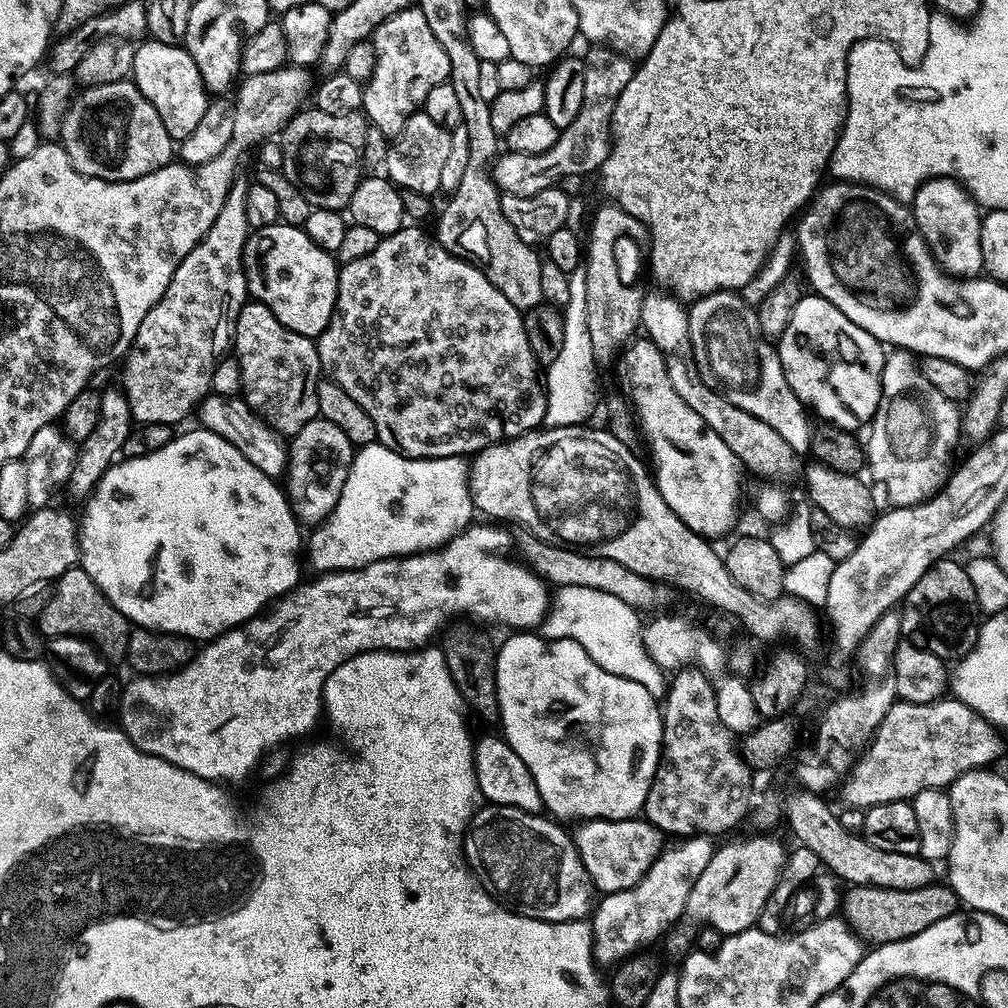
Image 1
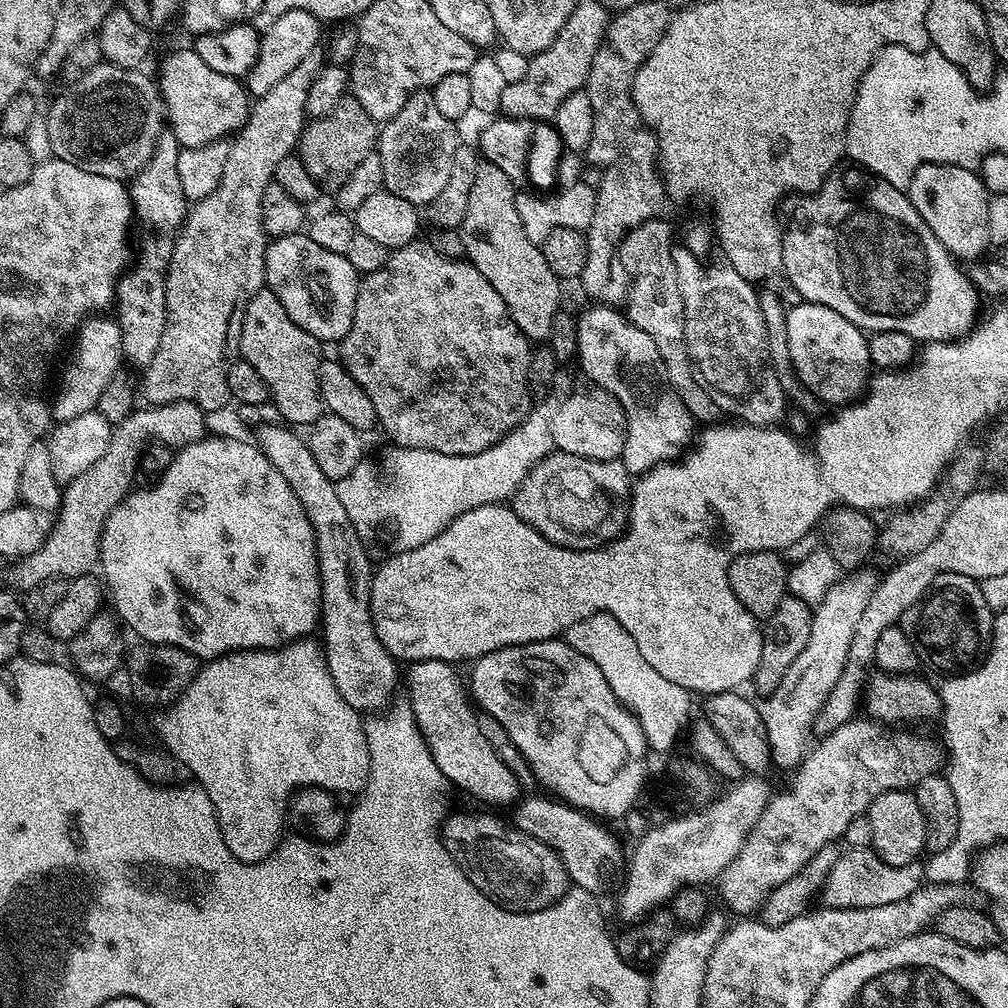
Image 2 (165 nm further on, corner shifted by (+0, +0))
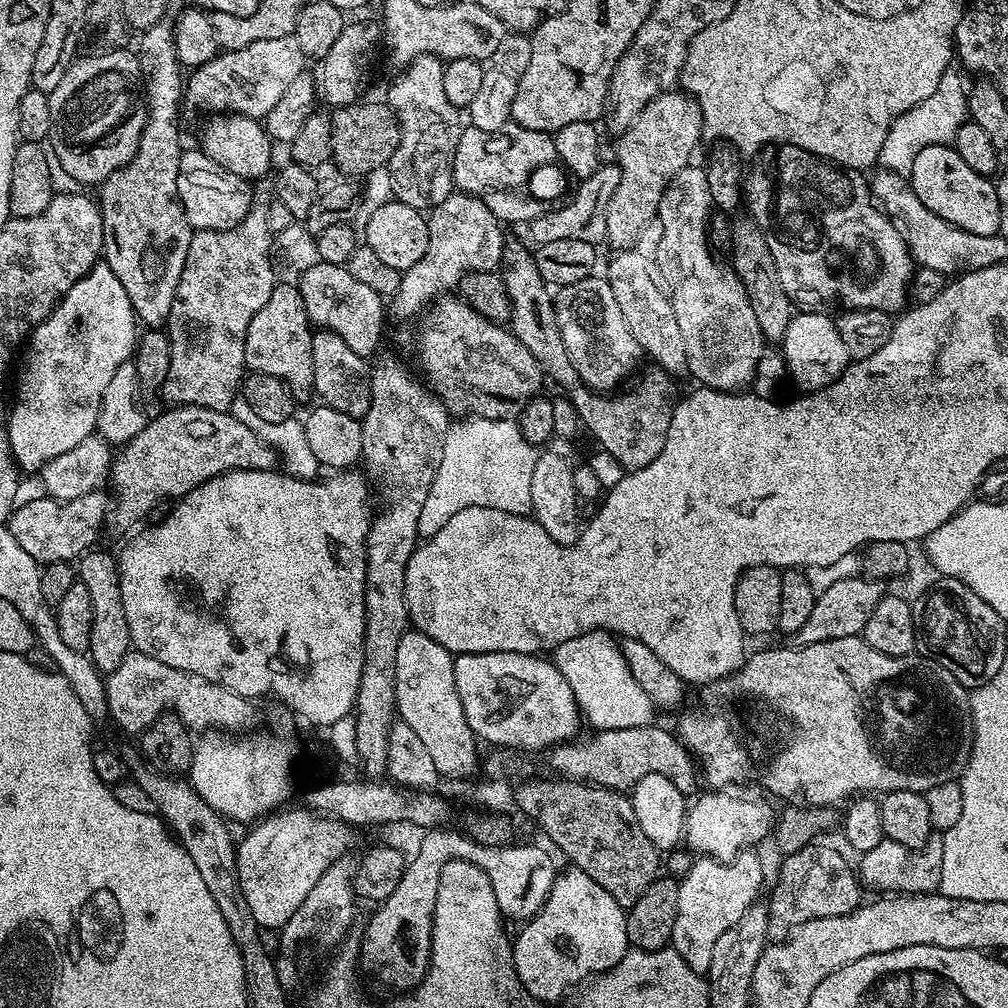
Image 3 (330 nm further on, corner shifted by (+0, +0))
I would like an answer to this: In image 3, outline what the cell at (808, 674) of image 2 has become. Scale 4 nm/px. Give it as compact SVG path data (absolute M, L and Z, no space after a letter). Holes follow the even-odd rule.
M708 790L705 791L705 796L697 795L691 801L687 809L686 844L693 853L710 856L714 860L731 860L733 856L739 856L745 850L755 849L755 844L762 843L767 836L769 839L774 828L771 806L764 800L747 800L746 797L735 796L732 792L735 791Z

